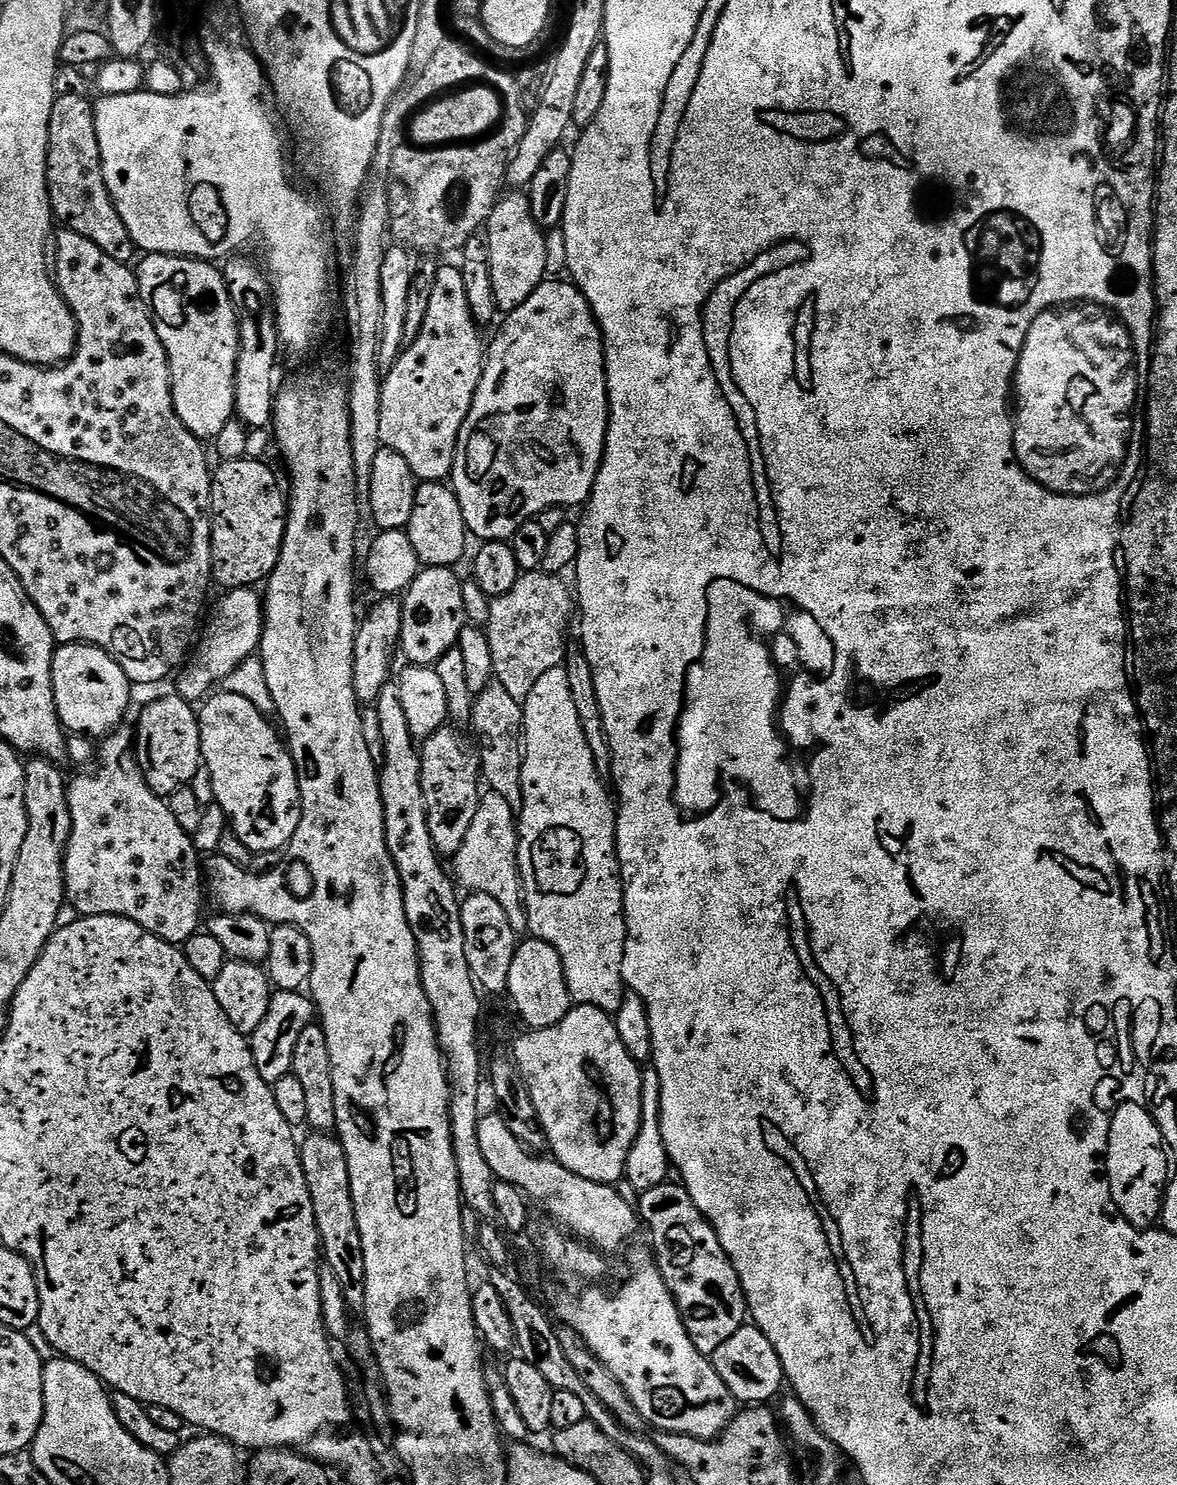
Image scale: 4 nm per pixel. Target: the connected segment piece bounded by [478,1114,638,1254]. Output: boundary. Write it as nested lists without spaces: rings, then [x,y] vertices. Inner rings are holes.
[[[498,1114],[481,1115],[478,1122],[478,1146],[490,1165],[490,1170],[497,1180],[504,1180],[523,1191],[533,1205],[542,1208],[555,1223],[567,1230],[573,1237],[595,1246],[601,1253],[616,1252],[638,1228],[638,1212],[616,1193],[610,1184],[590,1182],[570,1174],[566,1166],[544,1154],[537,1154],[528,1149],[506,1126]],[[544,1155],[544,1156],[540,1156]]]

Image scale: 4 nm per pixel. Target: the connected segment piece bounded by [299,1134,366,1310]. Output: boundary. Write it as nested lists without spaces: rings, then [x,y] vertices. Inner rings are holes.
[[[308,1134],[299,1145],[300,1161],[310,1190],[310,1202],[314,1206],[314,1222],[320,1235],[323,1263],[338,1277],[342,1294],[346,1294],[348,1307],[363,1309],[366,1294],[366,1258],[362,1254],[362,1234],[358,1230],[358,1218],[354,1198],[350,1190],[350,1166],[346,1150],[332,1134]]]

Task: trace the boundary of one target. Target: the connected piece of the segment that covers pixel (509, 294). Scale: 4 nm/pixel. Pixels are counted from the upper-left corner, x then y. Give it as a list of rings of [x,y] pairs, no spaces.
[[[512,190],[501,195],[492,207],[486,225],[486,239],[490,254],[490,282],[494,282],[496,307],[501,313],[507,314],[522,306],[522,302],[526,302],[526,298],[530,298],[549,275],[548,240],[544,236],[547,236],[545,229],[534,222],[530,202],[523,191]]]

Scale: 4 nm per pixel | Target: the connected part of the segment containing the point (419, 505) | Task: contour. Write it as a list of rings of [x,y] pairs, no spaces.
[[[424,482],[417,487],[414,508],[406,529],[414,554],[426,568],[452,568],[464,556],[470,533],[462,518],[455,492],[444,482]]]

